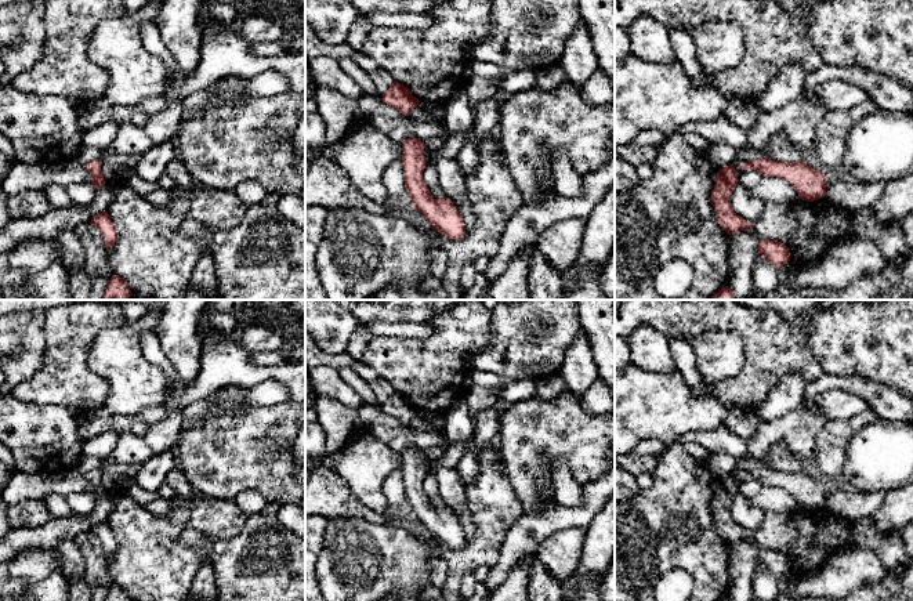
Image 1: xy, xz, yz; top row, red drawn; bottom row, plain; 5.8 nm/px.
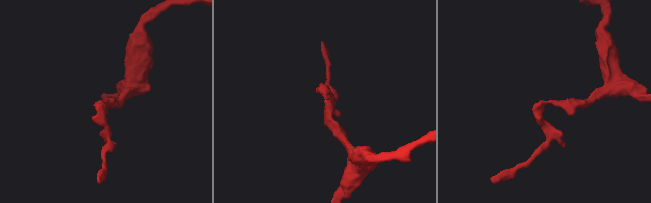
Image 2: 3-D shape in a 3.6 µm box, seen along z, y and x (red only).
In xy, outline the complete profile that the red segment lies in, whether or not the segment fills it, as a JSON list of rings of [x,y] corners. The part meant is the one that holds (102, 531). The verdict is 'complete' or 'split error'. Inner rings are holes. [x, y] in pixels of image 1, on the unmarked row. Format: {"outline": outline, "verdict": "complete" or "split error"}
{"outline": [[[108,521],[95,524],[90,533],[101,540],[106,560],[112,558],[117,550],[117,542]]], "verdict": "complete"}

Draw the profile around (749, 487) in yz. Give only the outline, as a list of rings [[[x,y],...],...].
[[[753,478],[743,479],[738,486],[738,490],[747,497],[753,497],[761,492],[764,485]]]

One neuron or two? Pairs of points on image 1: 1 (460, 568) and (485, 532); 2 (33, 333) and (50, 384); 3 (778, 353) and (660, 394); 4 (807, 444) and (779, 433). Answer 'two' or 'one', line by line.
1: one
2: two
3: two
4: one

